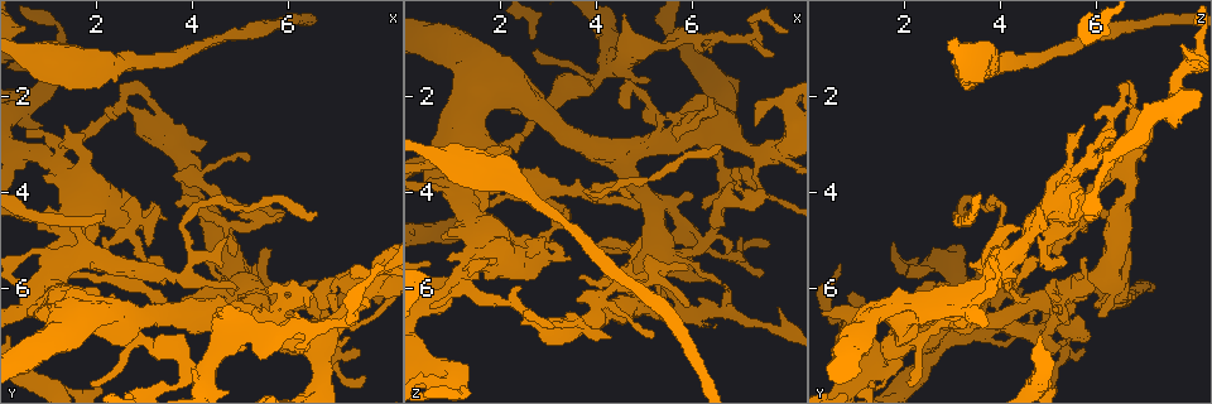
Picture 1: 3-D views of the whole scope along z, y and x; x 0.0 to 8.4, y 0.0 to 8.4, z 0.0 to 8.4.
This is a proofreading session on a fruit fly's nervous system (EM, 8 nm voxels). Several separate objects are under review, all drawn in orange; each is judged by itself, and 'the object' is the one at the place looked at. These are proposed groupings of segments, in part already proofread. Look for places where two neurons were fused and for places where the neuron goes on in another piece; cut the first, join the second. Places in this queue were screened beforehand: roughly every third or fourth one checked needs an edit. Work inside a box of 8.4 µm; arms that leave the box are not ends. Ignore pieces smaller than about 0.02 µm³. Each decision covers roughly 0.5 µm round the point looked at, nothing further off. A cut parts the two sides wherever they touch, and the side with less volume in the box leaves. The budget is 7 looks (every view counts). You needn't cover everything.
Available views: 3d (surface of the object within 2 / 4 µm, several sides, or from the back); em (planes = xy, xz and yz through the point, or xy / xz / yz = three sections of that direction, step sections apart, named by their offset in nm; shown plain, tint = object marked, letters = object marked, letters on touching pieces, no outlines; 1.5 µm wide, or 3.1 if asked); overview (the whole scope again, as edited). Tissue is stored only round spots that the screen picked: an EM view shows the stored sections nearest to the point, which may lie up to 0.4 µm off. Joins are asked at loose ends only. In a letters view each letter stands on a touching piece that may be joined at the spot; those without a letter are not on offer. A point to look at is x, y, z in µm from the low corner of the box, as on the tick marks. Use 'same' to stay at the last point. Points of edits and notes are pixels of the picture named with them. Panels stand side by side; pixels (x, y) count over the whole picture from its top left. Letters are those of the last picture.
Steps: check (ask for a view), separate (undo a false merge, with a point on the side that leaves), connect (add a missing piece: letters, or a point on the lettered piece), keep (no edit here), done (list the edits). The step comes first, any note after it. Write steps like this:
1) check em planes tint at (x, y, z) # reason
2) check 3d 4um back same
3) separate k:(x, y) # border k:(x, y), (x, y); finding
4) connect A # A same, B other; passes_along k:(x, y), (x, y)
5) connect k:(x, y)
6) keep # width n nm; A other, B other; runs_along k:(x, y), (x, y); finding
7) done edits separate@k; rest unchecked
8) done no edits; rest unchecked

check 3d 4um at (5.90, 4.45, 6.40)

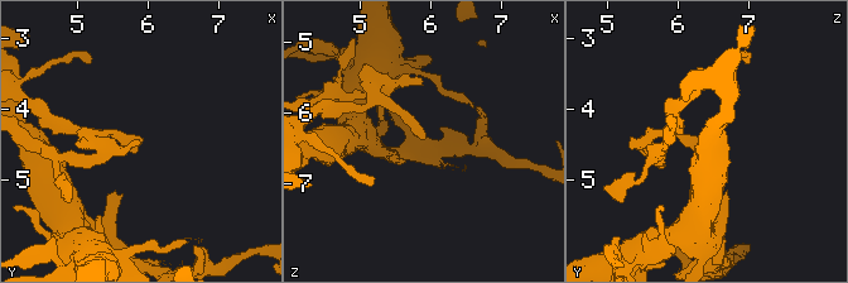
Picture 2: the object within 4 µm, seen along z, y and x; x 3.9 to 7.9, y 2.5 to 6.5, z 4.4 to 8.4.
check em xy step 8 letters at (5.85, 4.50, 6.40)

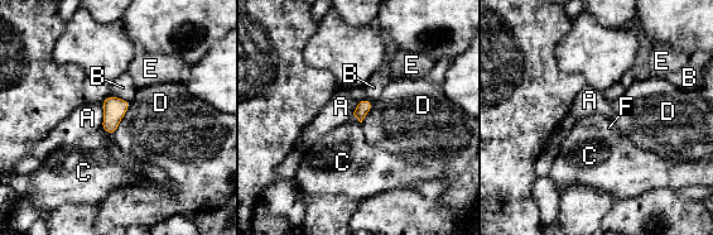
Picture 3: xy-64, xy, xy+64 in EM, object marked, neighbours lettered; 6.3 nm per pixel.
check em planes letters same # cut it another way

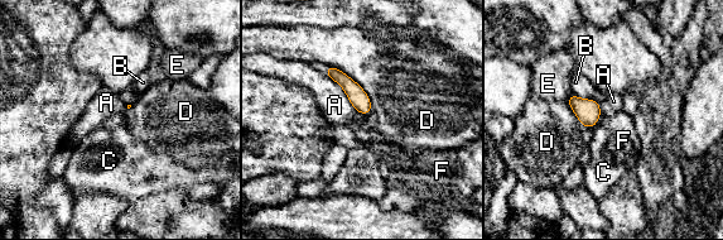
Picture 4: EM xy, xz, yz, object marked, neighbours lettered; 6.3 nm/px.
keep # A other, B other, C other, D other, E other, F other; border 4:(601, 114), (597, 123); none of them fits

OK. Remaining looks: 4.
check em planes letters at (5.15, 6.50, 4.30)

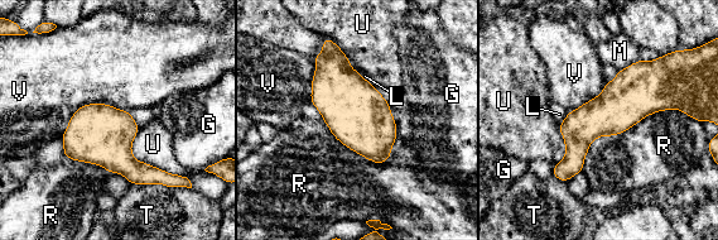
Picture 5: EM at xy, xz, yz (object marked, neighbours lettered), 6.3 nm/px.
keep # longest_contact R 750 nm; G other, L other, M other, R other, T other, U other, V other; border 5:(687, 115), (597, 137), (581, 172); continuous, no second neuron

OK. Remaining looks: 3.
check 3d 2um at (6.80, 7.25, 5.40) # sharp bend

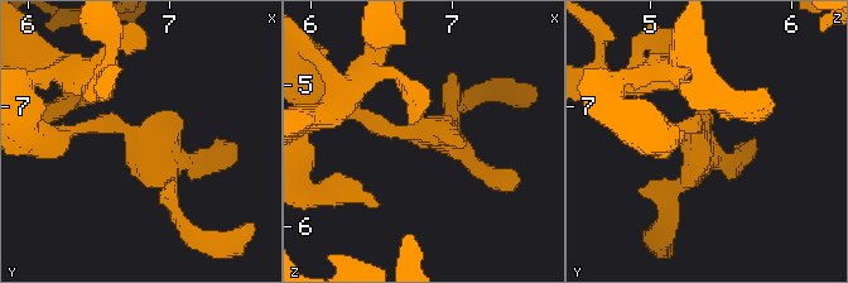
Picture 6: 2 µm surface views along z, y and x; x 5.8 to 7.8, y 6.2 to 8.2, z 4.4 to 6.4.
check em planes letters at (6.86, 7.26, 5.34)

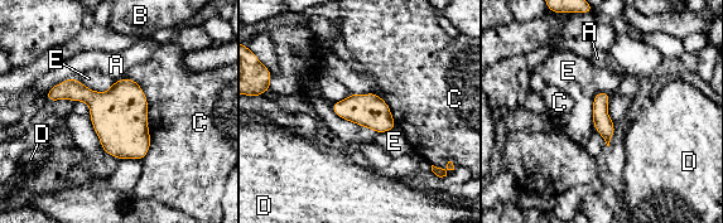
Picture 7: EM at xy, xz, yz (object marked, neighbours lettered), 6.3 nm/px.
keep # A other, B other, C other, D other, E other; border 7:(607, 91), (593, 98), (592, 126); continuous, no second neuron

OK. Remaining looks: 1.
done no edits; rest unchecked

